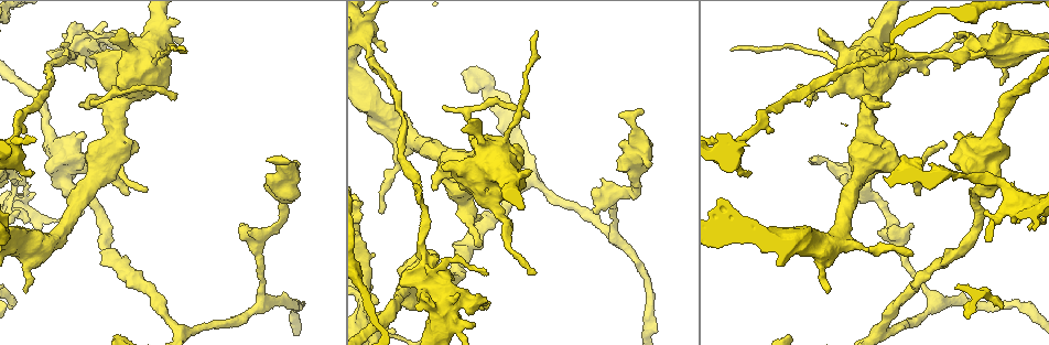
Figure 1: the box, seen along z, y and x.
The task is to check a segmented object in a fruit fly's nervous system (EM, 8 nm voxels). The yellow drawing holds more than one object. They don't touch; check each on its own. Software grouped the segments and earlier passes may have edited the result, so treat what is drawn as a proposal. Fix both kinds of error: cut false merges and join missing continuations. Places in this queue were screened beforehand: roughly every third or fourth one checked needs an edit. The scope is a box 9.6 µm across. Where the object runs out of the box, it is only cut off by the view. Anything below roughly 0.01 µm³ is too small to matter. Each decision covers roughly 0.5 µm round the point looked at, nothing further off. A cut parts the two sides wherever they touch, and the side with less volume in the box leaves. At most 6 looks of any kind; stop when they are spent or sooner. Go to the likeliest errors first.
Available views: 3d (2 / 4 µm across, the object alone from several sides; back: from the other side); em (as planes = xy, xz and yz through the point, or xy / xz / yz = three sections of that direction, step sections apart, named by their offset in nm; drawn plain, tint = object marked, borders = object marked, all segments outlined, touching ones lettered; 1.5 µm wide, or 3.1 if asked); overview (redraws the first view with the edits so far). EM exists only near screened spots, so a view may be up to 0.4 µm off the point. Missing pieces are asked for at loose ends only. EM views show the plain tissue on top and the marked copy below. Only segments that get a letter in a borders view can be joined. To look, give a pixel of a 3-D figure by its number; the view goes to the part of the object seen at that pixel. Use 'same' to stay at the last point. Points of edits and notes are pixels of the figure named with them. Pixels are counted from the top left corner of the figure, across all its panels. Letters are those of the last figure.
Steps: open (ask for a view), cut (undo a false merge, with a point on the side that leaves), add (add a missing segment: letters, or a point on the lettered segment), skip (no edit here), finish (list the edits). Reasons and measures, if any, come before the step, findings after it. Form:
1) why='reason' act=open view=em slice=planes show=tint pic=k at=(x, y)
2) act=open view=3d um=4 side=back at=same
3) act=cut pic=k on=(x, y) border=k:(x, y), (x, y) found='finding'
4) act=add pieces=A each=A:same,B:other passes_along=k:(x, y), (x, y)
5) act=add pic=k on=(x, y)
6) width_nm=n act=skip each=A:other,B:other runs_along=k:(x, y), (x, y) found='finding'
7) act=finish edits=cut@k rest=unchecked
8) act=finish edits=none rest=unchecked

why='free end' act=open view=3d um=2 pic=1 at=(91, 104)

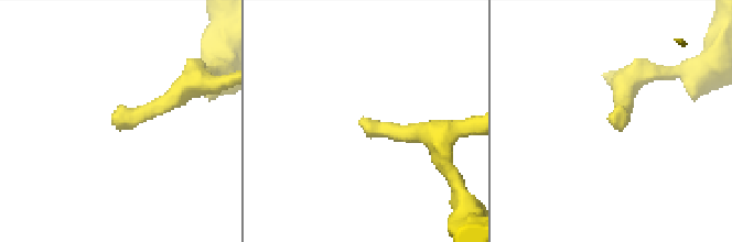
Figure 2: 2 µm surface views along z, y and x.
why='shape alone is not enough' act=open view=em slice=planes show=borders pic=2 at=(613, 126)

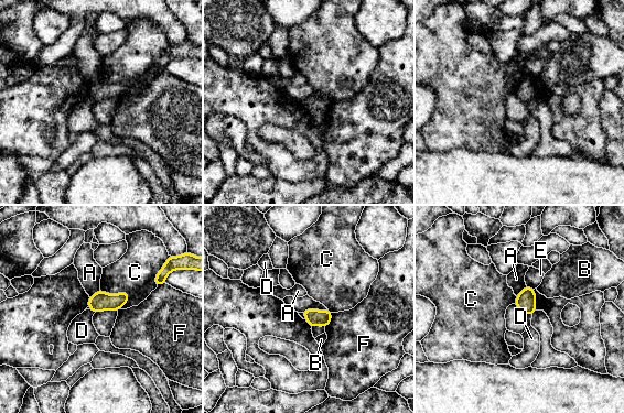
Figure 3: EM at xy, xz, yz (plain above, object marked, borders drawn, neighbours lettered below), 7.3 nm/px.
width_nm=110 act=skip each=A:other,B:other,C:other,D:other,E:other,F:other border=3:(90, 308), (95, 312) found='none of them fits'

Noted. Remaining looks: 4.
act=open view=3d um=4 pic=1 at=(730, 50)

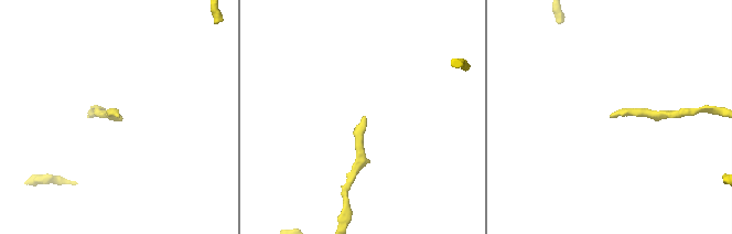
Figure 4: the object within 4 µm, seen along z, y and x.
why='need the tissue' act=open view=em slice=planes show=borders pic=4 at=(362, 117)

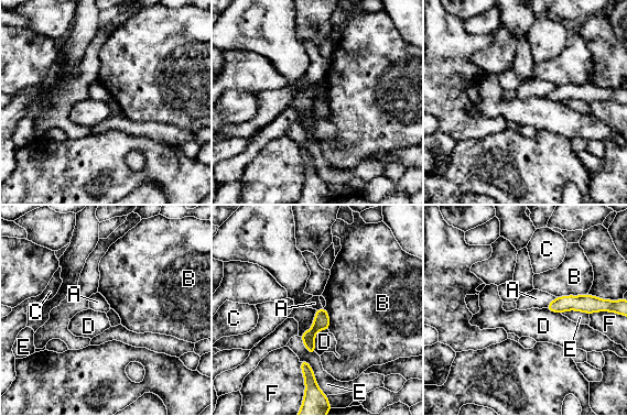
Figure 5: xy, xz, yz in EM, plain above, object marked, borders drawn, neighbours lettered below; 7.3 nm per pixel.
act=skip each=A:other,B:other,C:other,D:other,E:other,F:other found='none of them fits'

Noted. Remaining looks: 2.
why='branch stops here' act=open view=3d um=4 pic=1 at=(955, 68)

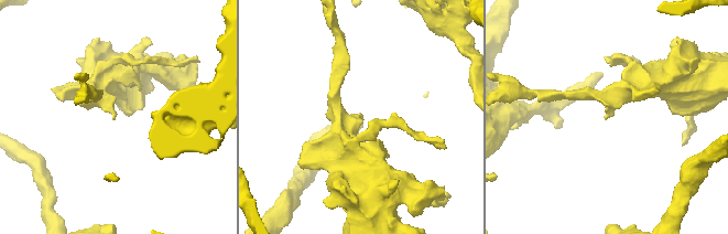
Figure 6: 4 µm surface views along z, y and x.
why='now the EM' act=open view=em slice=xz step=4 show=borders pic=6 at=(114, 117)

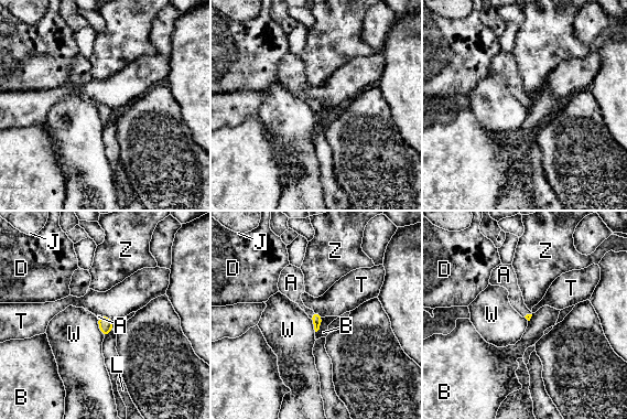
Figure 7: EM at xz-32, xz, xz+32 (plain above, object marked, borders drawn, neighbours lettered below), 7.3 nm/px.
act=add pieces=A each=A:same,B:other,D:other,J:other,L:other,T:other,W:other,Z:other passes_along=7:(316, 319), (312, 314), (293, 286) found='it goes on there'

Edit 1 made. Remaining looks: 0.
act=finish edits=add@7 rest=unchecked

